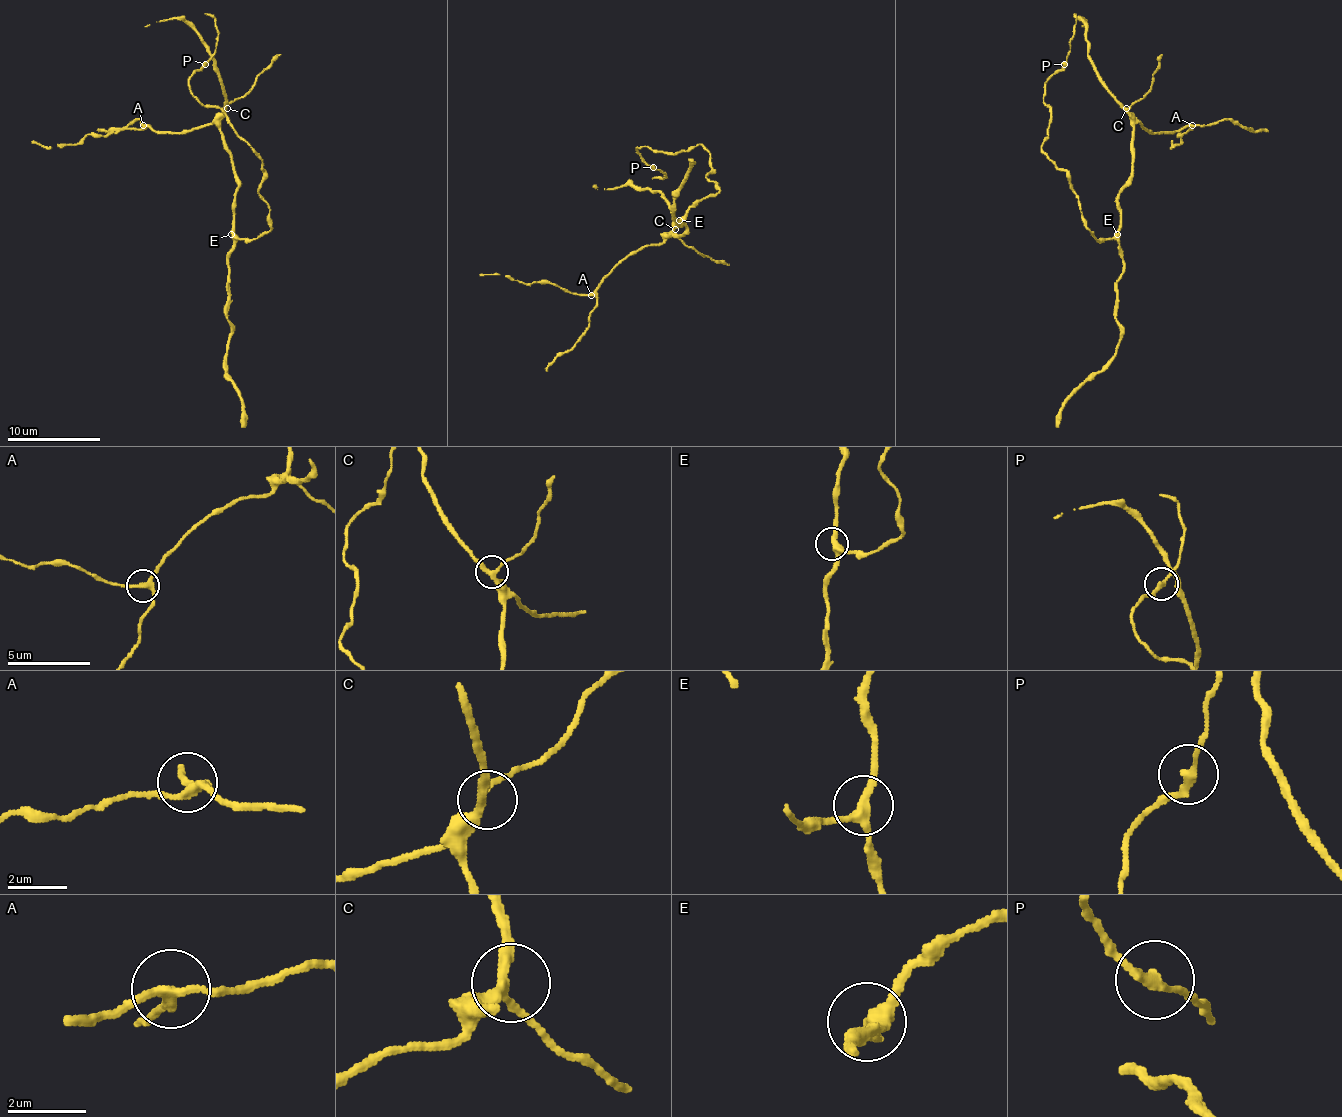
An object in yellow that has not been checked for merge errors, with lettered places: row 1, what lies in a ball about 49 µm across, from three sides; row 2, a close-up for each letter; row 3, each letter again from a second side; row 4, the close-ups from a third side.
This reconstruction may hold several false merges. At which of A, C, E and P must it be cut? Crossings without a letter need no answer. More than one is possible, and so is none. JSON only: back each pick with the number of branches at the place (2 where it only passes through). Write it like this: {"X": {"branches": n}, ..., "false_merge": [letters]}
{"false_merge": []}

